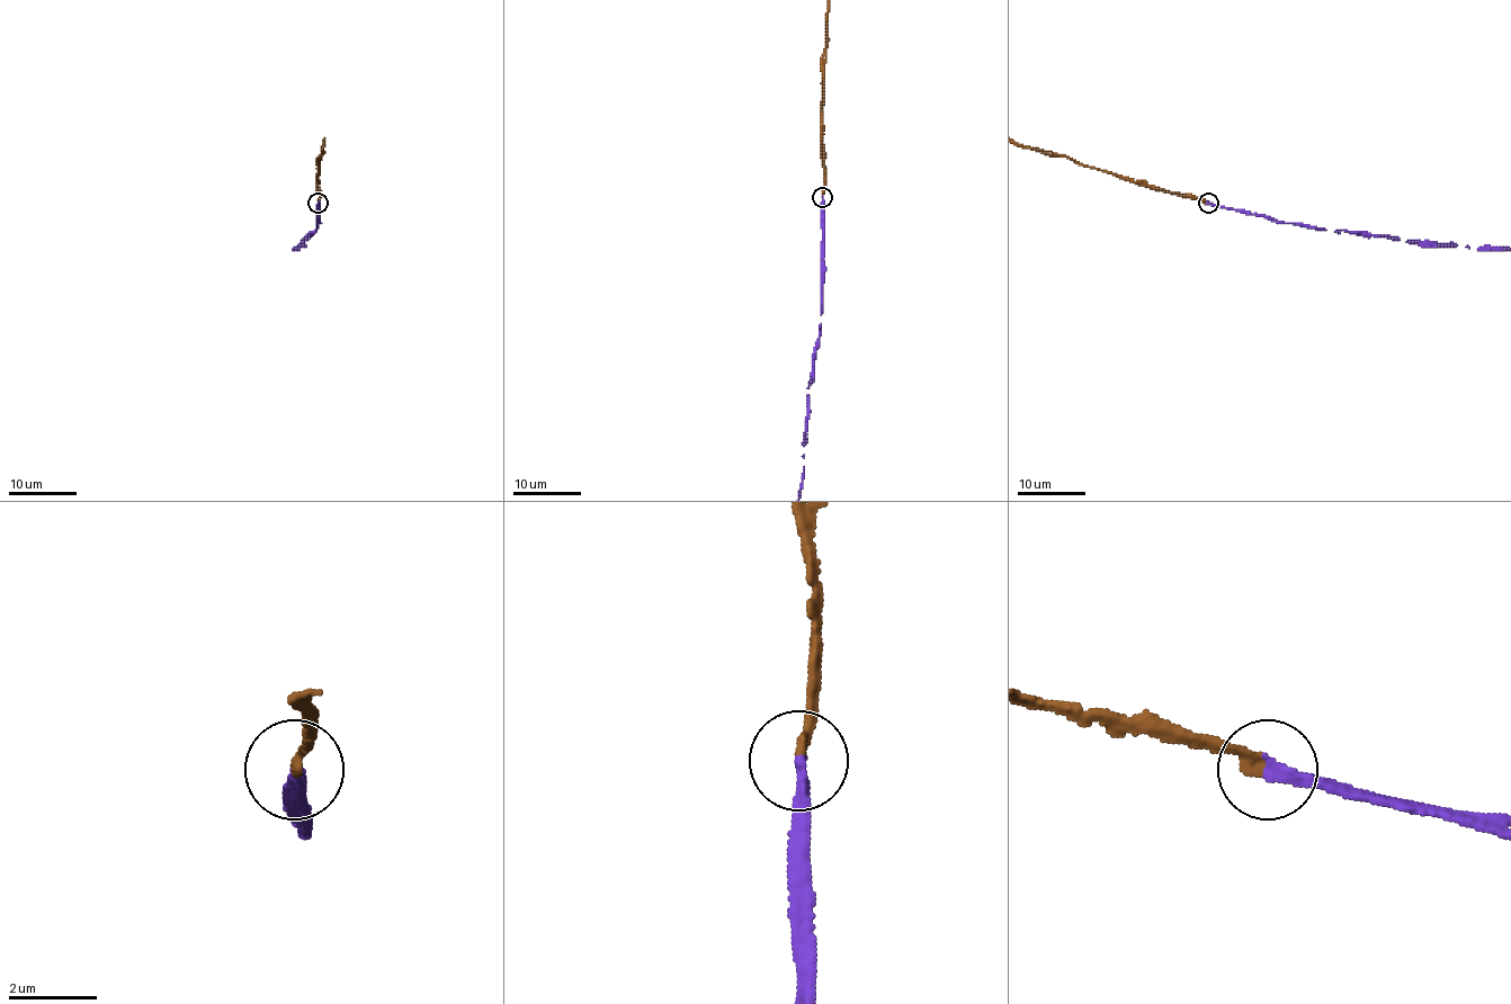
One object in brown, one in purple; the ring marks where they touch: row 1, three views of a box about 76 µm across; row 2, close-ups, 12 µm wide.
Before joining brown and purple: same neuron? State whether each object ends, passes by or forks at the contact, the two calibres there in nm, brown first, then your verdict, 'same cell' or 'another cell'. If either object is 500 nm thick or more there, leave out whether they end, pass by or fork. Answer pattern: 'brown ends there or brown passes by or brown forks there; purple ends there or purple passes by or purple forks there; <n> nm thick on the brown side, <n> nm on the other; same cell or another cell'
brown ends there; purple ends there; 190 nm thick on the brown side, 280 nm on the other; same cell

